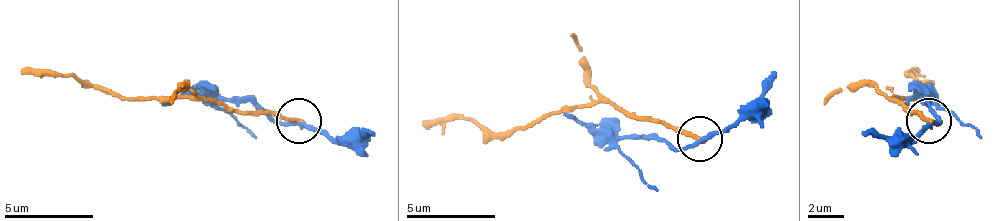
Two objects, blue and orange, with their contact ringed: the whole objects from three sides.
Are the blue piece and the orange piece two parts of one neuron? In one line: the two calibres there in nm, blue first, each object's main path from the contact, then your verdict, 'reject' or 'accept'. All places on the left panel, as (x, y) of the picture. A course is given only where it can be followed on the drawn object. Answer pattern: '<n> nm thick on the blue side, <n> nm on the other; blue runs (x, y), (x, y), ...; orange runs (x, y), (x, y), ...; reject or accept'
240 nm thick on the blue side, 240 nm on the other; blue runs (299, 119), (268, 119), (250, 101), (223, 101), (219, 106), (255, 137); orange runs (299, 119), (259, 110), (237, 110), (210, 97), (143, 97), (80, 84), (62, 75), (22, 70); reject

